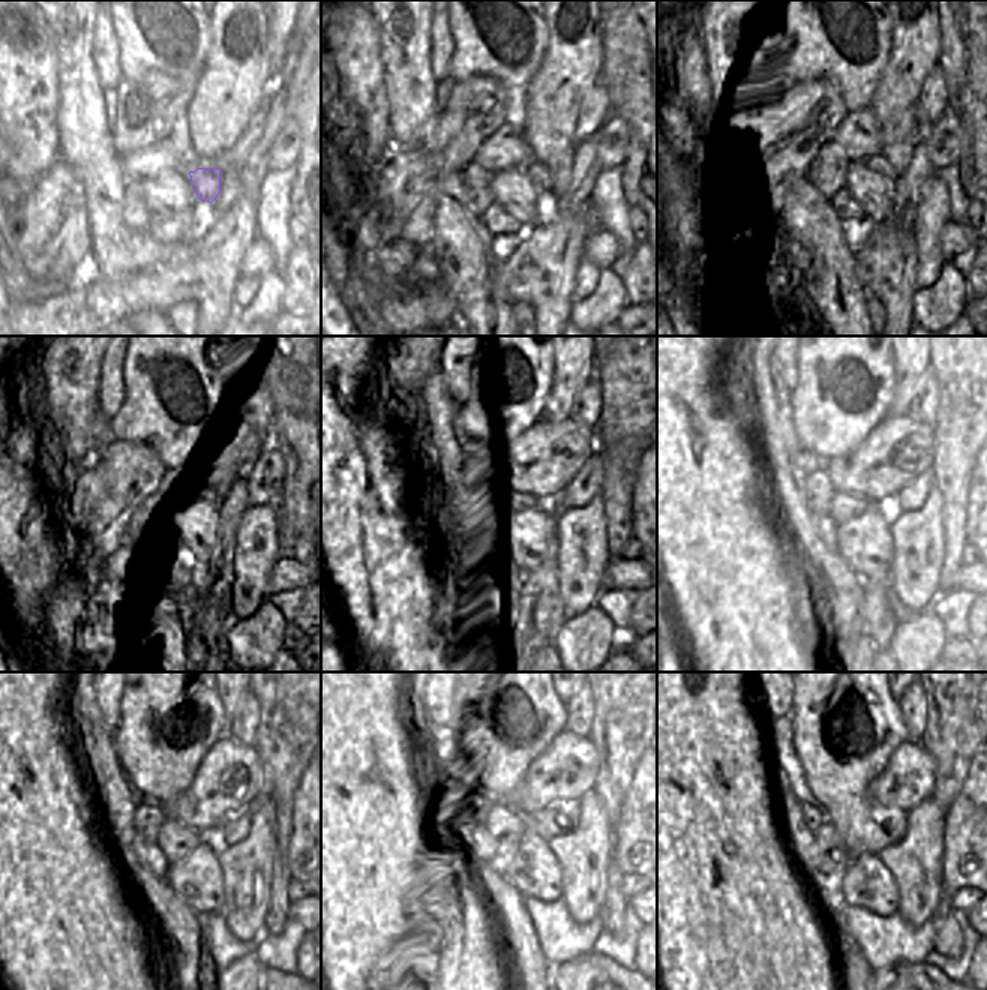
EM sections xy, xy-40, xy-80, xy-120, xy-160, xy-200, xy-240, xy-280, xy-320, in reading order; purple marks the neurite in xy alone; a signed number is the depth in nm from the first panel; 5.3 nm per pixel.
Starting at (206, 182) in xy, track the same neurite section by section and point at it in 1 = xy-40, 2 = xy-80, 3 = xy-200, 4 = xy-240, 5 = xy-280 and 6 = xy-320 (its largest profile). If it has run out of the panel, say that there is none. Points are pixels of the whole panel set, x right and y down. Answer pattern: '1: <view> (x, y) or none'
1: xy-40 (539, 174)
2: xy-80 (878, 164)
3: xy-200 (843, 507)
4: xy-240 (174, 840)
5: xy-280 (503, 839)
6: xy-320 (827, 858)

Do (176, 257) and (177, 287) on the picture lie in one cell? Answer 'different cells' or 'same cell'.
different cells

